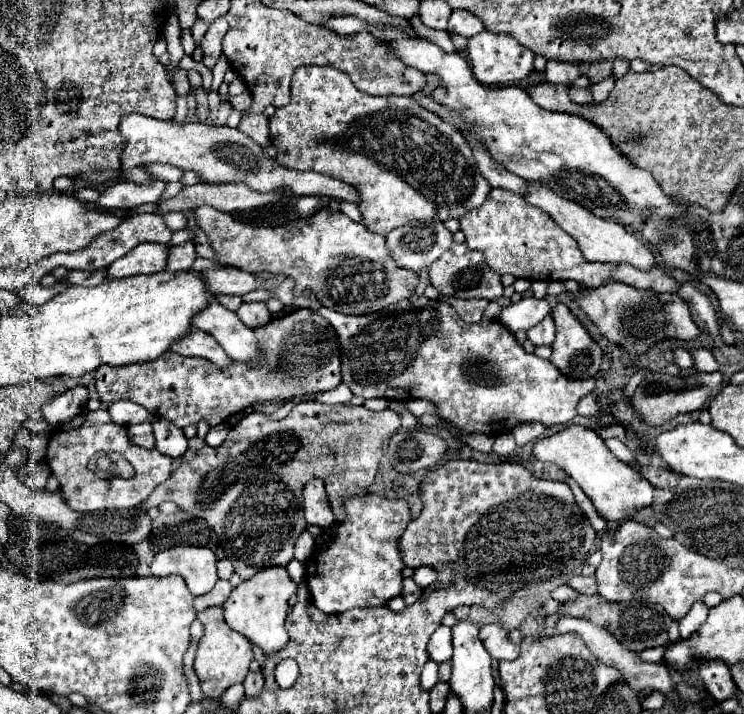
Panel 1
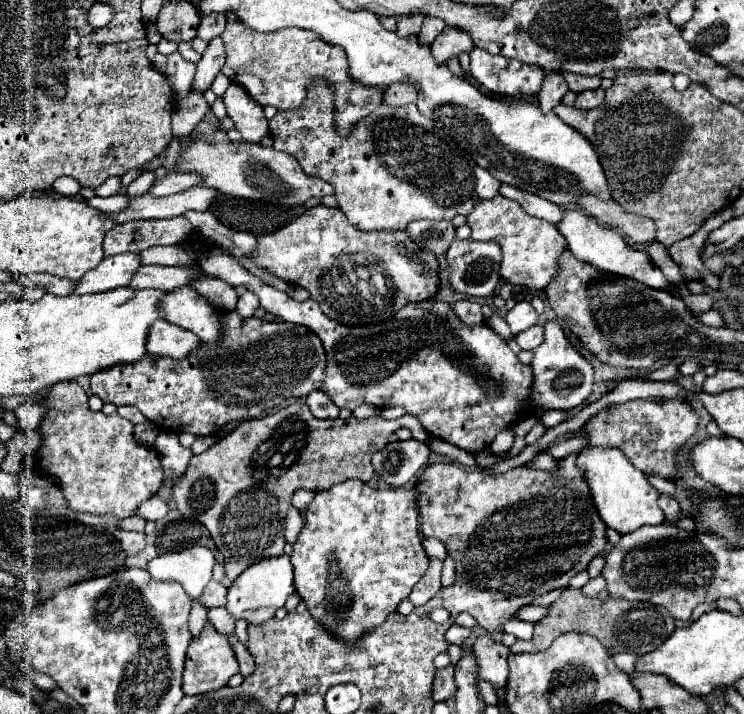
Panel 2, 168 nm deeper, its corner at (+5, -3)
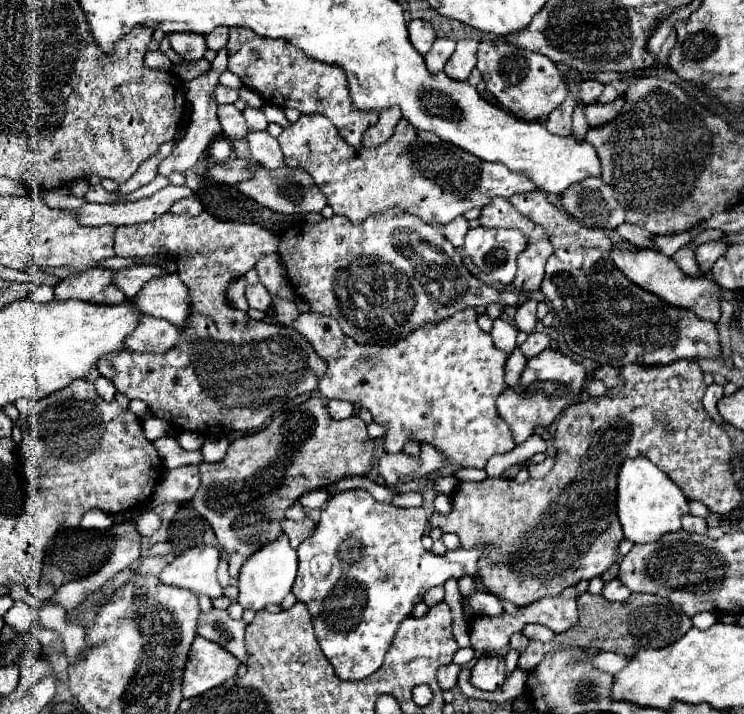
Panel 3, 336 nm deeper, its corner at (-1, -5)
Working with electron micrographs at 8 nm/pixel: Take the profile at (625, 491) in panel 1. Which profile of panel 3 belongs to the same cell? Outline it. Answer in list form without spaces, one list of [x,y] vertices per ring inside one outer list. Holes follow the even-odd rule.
[[[646,457],[626,459],[618,471],[618,493],[616,493],[618,519],[624,531],[624,537],[634,543],[648,543],[660,539],[662,533],[678,531],[680,517],[688,513],[688,503],[684,493]]]

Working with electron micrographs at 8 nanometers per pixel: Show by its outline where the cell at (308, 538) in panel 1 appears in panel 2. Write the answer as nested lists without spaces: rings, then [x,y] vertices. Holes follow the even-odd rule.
[[[290,507],[285,519],[284,536],[286,541],[290,544],[294,544],[303,527],[304,519],[302,515],[300,515],[300,511],[298,511],[296,507]]]

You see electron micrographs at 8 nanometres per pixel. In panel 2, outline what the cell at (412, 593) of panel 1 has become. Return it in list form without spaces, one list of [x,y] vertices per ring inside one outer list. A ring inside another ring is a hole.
[[[432,559],[434,565],[428,569],[428,573],[418,581],[418,585],[410,593],[410,601],[414,605],[424,605],[428,599],[432,599],[440,591],[440,571],[442,571],[442,561]]]

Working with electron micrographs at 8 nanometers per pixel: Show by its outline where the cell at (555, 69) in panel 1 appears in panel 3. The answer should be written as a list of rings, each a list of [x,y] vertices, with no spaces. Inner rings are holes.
[[[568,91],[566,95],[566,103],[562,103],[560,107],[556,107],[550,115],[548,115],[548,121],[546,121],[546,129],[550,133],[556,133],[556,135],[572,135],[572,109],[576,105],[576,99],[574,95]]]

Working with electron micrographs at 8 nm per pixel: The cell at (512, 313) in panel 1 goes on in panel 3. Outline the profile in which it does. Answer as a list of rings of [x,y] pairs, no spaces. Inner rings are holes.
[[[530,299],[526,303],[522,303],[514,315],[514,323],[516,323],[516,329],[518,331],[524,331],[524,333],[532,333],[536,323],[538,323],[538,317],[536,317],[536,301]]]

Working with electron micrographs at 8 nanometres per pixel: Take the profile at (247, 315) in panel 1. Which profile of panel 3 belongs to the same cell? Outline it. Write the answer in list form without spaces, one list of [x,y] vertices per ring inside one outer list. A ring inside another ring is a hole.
[[[258,283],[258,285],[246,287],[246,299],[248,299],[248,303],[250,303],[252,309],[266,311],[268,305],[270,305],[270,301],[272,301],[272,295],[268,293],[268,289],[262,283]]]

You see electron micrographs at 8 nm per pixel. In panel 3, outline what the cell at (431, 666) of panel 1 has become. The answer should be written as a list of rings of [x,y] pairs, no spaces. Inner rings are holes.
[[[468,647],[468,649],[458,649],[456,655],[454,655],[454,663],[460,665],[460,667],[468,667],[474,659],[474,651]]]

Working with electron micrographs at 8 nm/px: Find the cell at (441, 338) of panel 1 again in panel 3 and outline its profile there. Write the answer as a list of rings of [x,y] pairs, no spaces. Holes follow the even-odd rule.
[[[464,309],[464,311],[458,311],[456,315],[448,317],[448,319],[442,319],[438,323],[426,323],[418,329],[414,329],[406,339],[398,339],[398,343],[388,343],[388,345],[358,345],[356,341],[352,341],[348,335],[342,333],[342,329],[338,327],[338,321],[334,317],[328,317],[328,315],[322,315],[322,313],[300,313],[296,319],[294,319],[294,329],[298,333],[302,333],[312,345],[314,349],[318,351],[318,355],[322,355],[322,359],[328,363],[328,371],[324,373],[322,377],[322,395],[326,399],[340,399],[340,401],[350,401],[352,405],[358,405],[360,409],[368,409],[372,411],[372,417],[376,423],[382,423],[386,425],[386,435],[384,435],[384,449],[394,453],[394,451],[400,451],[402,445],[406,443],[406,439],[414,439],[418,443],[430,443],[434,447],[438,447],[448,459],[450,459],[450,465],[458,465],[458,467],[476,467],[476,469],[484,469],[486,461],[496,455],[496,453],[506,453],[510,449],[514,449],[510,445],[510,429],[506,425],[506,421],[498,415],[496,411],[496,399],[502,391],[508,389],[506,381],[504,381],[504,363],[508,361],[508,353],[494,347],[494,341],[490,337],[490,333],[484,333],[478,323],[476,323],[476,309]]]

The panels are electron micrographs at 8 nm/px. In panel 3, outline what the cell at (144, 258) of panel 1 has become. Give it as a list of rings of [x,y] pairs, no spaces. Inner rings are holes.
[[[96,267],[94,271],[86,271],[86,275],[66,277],[56,287],[56,299],[82,299],[92,303],[120,303],[126,295],[114,283],[114,269]]]

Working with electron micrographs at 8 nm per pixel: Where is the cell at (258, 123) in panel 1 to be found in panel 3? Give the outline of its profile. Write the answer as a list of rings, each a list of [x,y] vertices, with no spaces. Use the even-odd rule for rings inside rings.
[[[240,87],[240,99],[244,99],[246,105],[252,107],[252,109],[260,109],[264,105],[264,99],[256,91],[252,91],[248,87]]]

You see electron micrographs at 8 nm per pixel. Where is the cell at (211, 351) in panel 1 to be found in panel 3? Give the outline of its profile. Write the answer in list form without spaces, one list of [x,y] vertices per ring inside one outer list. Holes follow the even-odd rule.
[[[142,315],[142,323],[138,325],[138,331],[126,339],[126,345],[130,351],[148,351],[148,353],[164,353],[178,345],[180,329],[174,327],[168,321]]]

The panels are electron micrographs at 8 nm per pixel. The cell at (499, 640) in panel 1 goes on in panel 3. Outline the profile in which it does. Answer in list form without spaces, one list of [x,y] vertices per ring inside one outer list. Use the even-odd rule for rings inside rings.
[[[500,653],[482,655],[472,667],[472,685],[484,691],[496,691],[506,679],[506,661]]]

